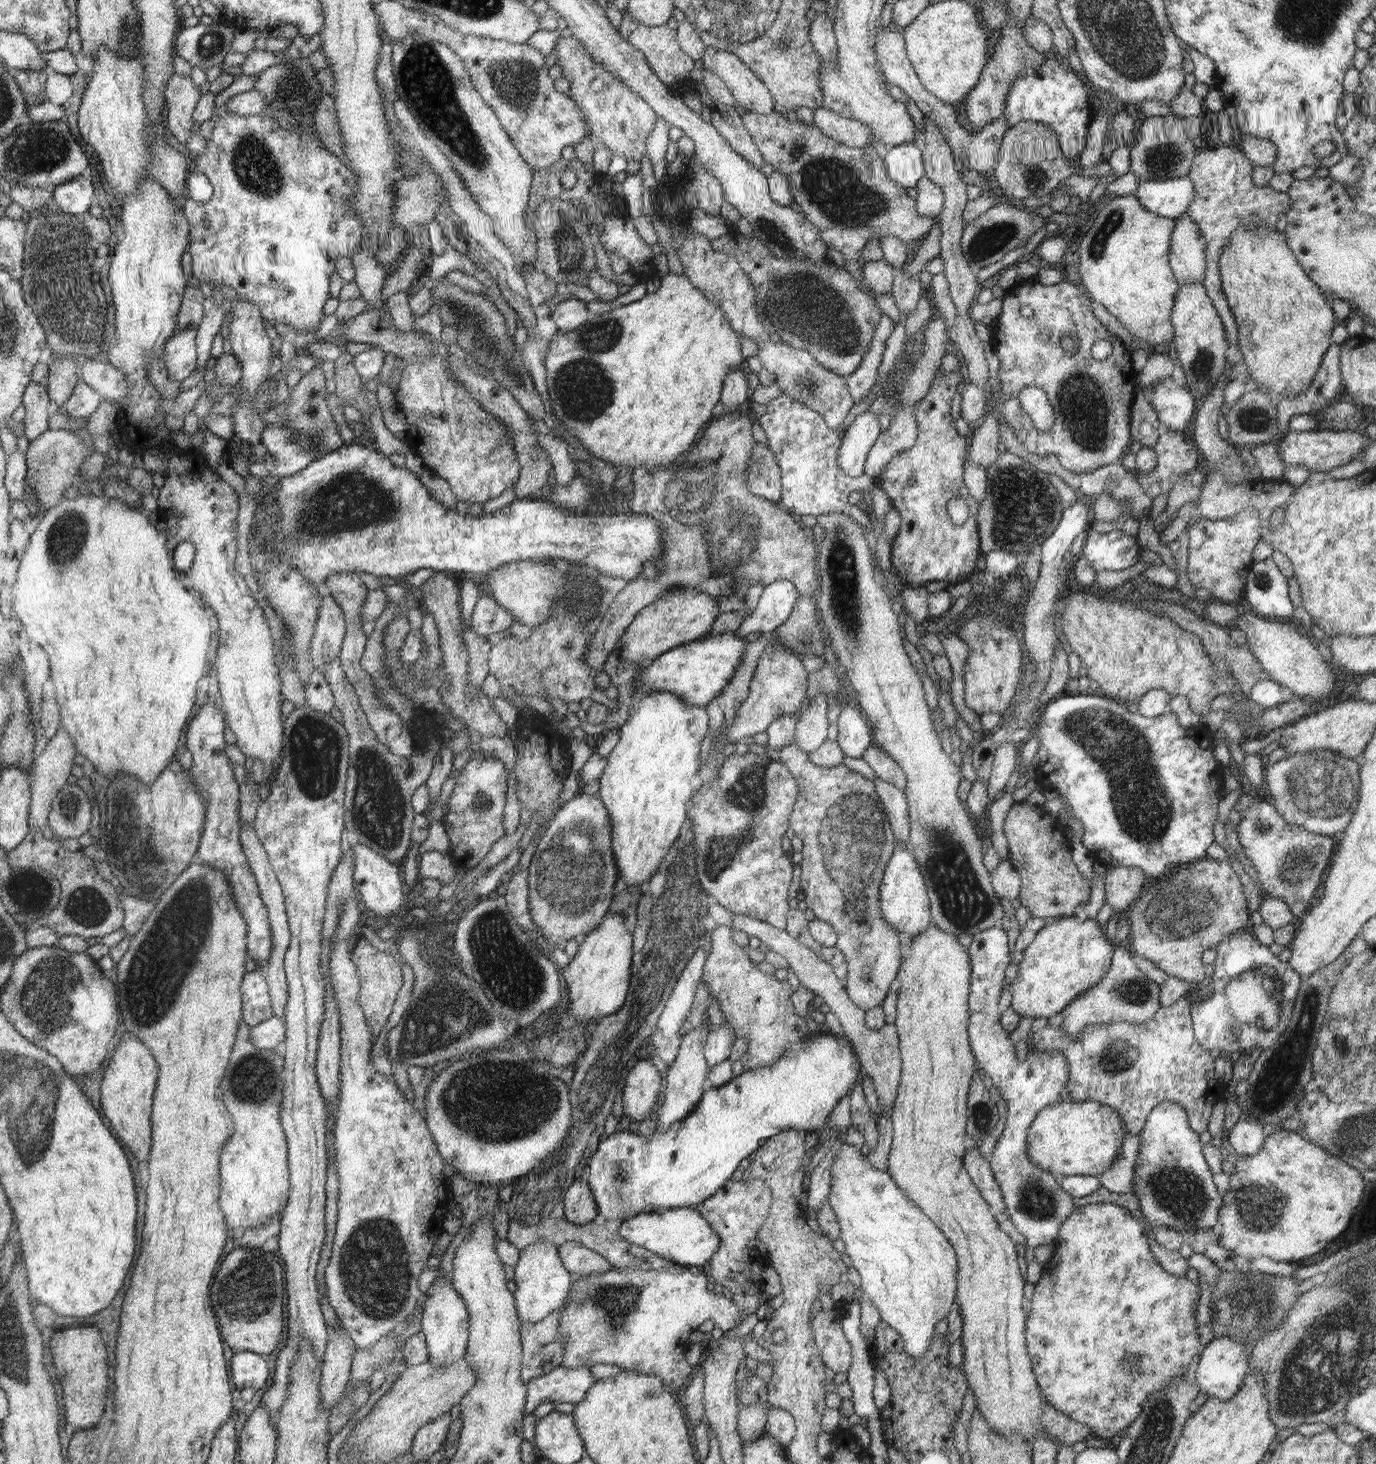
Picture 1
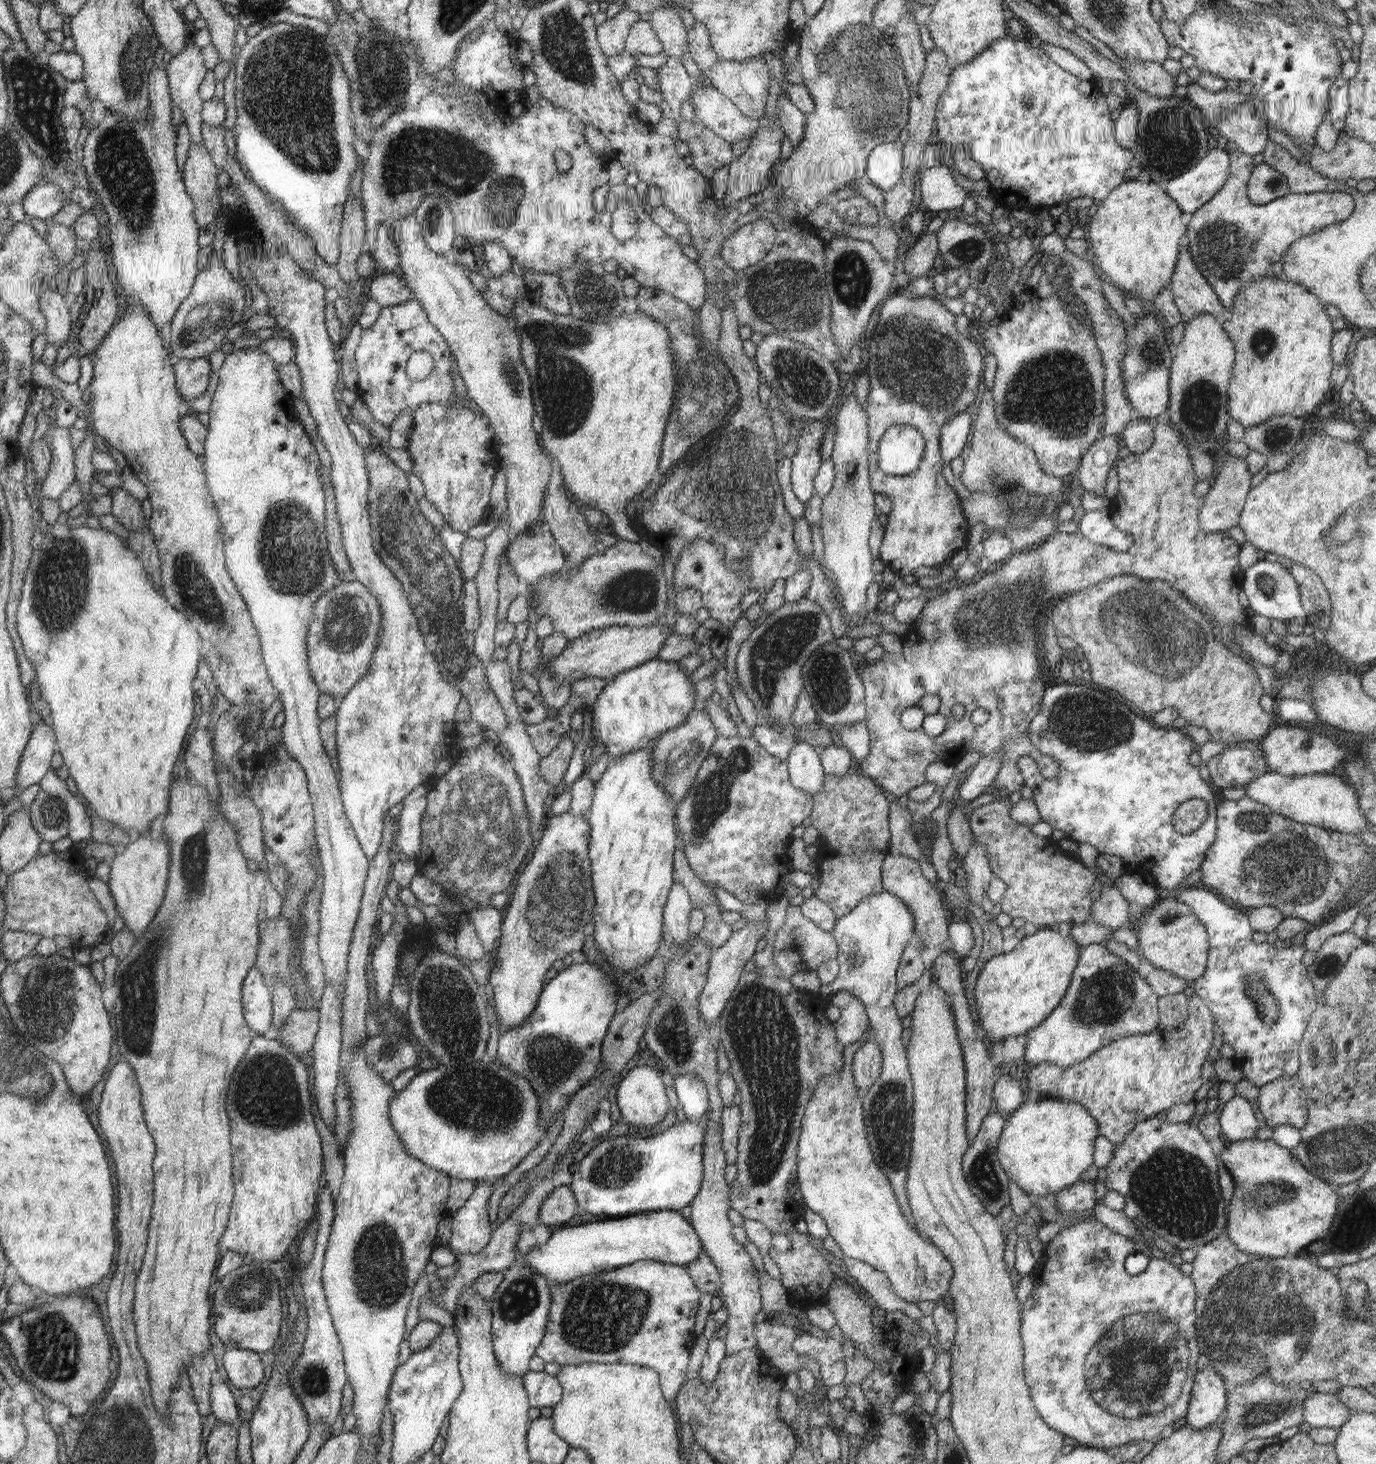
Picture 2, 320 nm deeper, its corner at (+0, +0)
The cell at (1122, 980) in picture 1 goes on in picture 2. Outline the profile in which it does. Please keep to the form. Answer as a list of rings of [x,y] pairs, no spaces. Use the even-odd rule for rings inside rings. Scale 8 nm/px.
[[[1097,943],[1082,946],[1071,983],[1060,1004],[1027,1036],[1024,1064],[1019,1072],[1042,1063],[1061,1068],[1089,1058],[1117,1038],[1149,1033],[1159,1026],[1160,997],[1126,961]]]

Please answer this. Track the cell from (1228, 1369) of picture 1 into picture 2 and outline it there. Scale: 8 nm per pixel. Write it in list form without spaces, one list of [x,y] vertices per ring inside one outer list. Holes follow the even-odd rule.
[[[1206,1366],[1198,1370],[1185,1414],[1185,1424],[1194,1430],[1202,1430],[1219,1422],[1225,1412],[1228,1392],[1215,1368]]]

